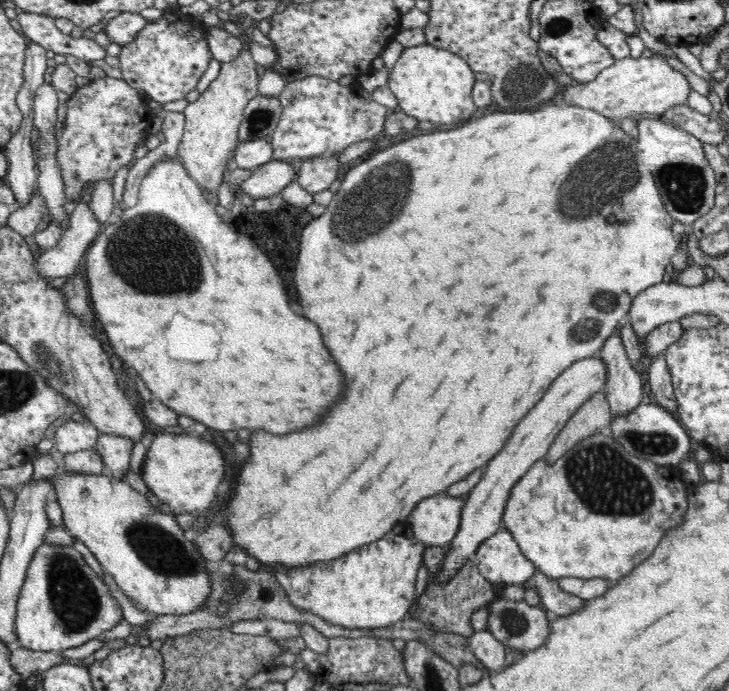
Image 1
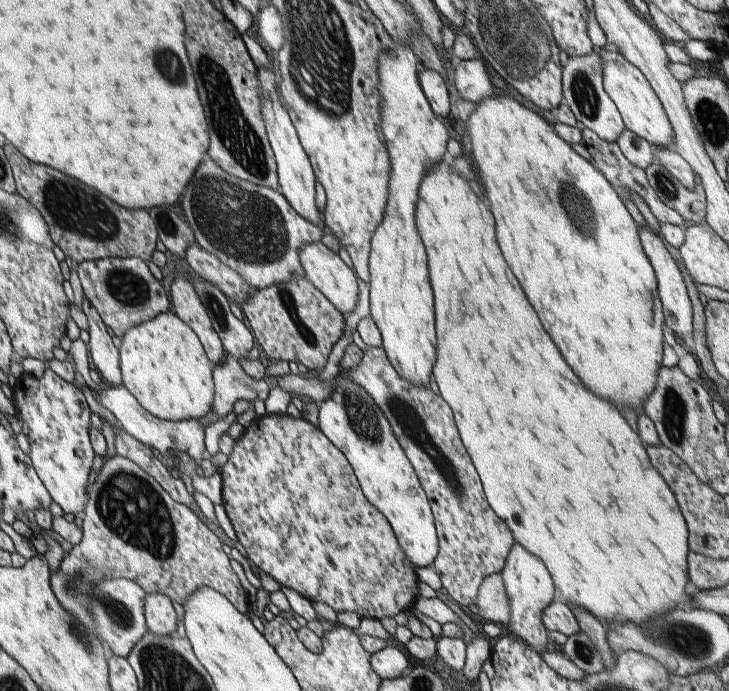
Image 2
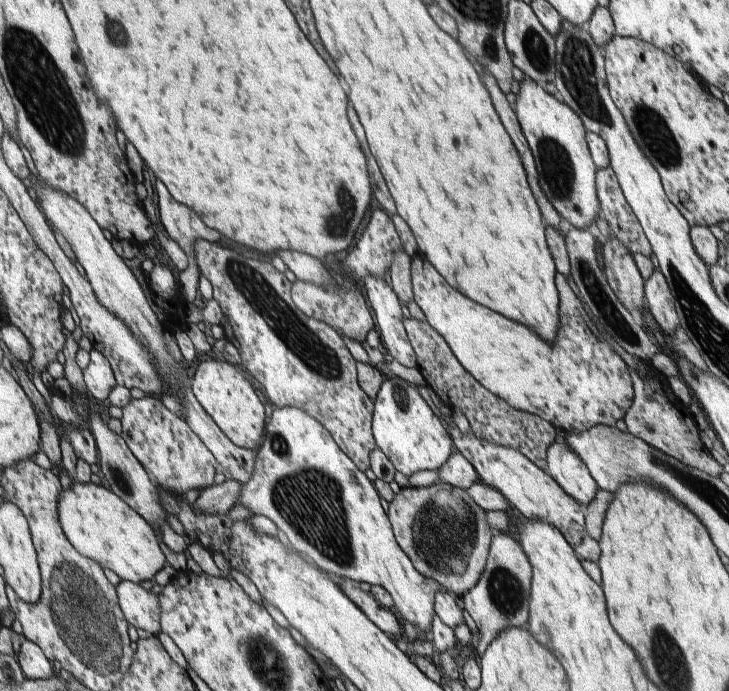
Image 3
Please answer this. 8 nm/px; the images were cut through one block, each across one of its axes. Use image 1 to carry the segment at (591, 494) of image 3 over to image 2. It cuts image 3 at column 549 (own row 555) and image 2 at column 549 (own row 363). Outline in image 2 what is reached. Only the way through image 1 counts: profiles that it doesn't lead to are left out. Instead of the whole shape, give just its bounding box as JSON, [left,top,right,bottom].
[500,542,557,654]

